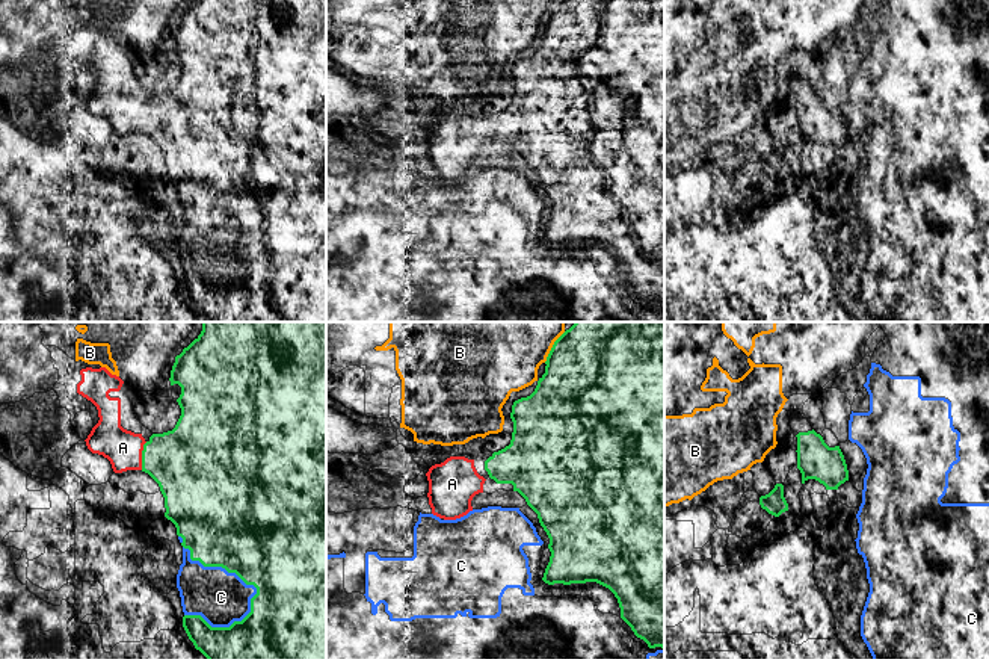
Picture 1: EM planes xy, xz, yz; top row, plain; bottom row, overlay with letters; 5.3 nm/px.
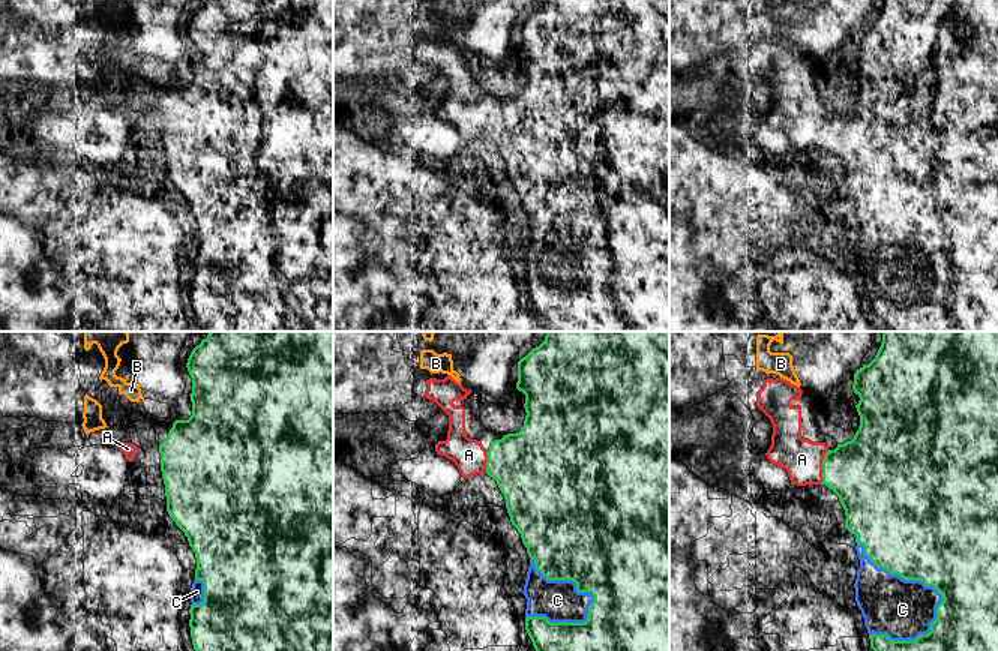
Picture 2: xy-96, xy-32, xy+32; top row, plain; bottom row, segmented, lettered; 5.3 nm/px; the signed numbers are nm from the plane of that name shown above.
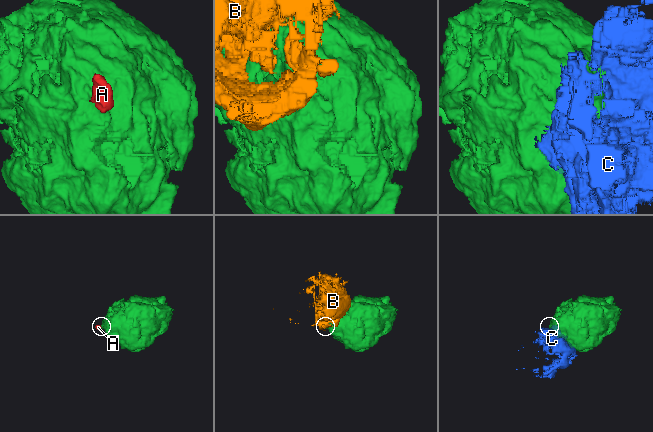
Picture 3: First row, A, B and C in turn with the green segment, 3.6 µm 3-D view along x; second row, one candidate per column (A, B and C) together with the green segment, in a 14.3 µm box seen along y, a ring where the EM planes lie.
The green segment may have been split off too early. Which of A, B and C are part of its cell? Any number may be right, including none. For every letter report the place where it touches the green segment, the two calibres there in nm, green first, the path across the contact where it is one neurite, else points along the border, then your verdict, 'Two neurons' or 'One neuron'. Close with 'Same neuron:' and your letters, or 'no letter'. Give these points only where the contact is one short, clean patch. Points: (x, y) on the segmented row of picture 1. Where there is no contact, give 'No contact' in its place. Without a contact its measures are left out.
A: Touches green at xy (142, 455). Thickness 400 nm (green) against 200 nm. One neuron
B: Touches green at xz (553, 346). Thickness 500 nm (green) against 480 nm. Two neurons
C: Touches green at xy (233, 572). Thickness 500 nm (green) against 280 nm. Two neurons
Same neuron: A

